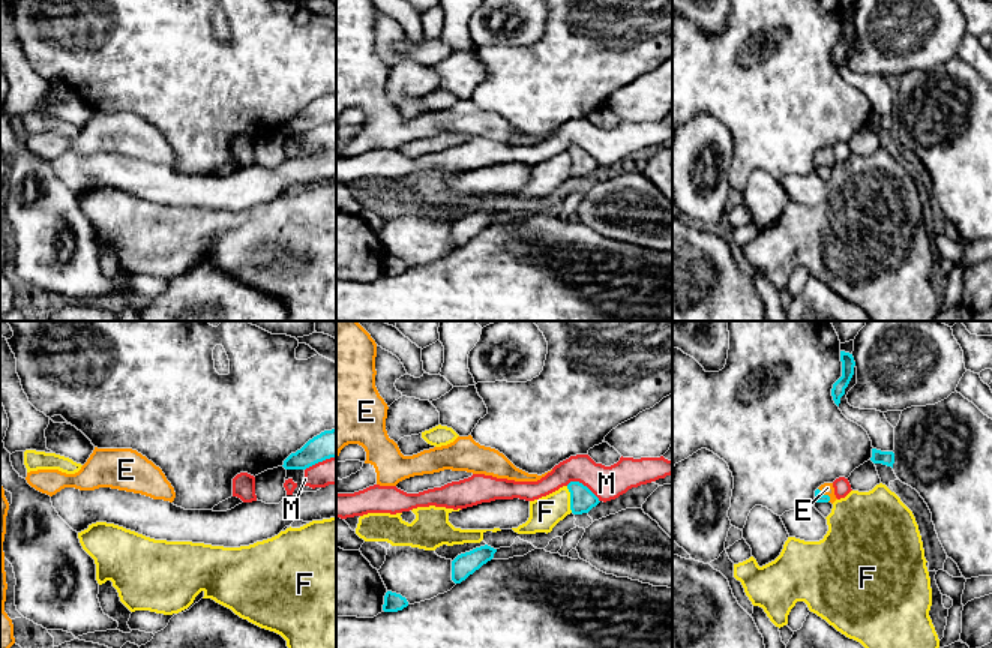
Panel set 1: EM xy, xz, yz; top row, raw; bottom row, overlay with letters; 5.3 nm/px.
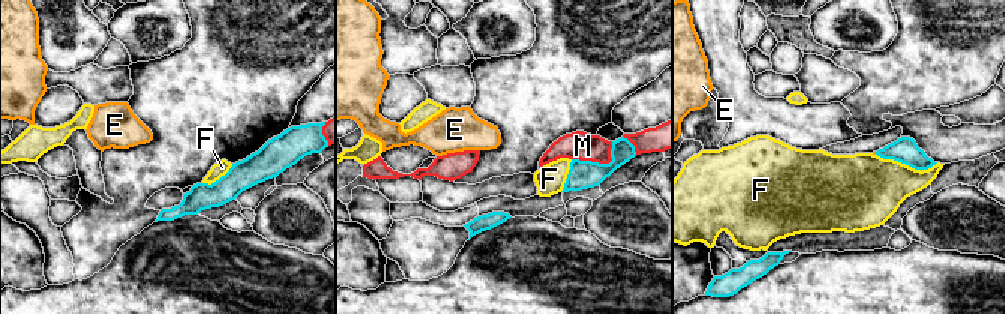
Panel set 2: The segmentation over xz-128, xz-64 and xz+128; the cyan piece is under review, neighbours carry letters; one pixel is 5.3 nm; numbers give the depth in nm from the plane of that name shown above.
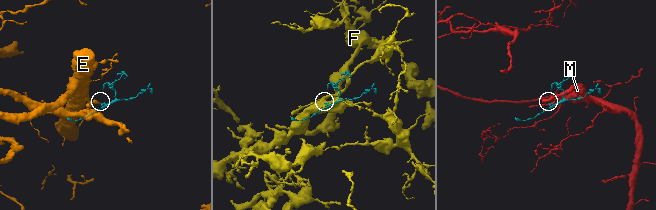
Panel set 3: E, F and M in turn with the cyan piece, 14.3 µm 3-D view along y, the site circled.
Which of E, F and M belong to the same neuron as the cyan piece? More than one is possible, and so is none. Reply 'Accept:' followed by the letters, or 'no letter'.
Accept: E

